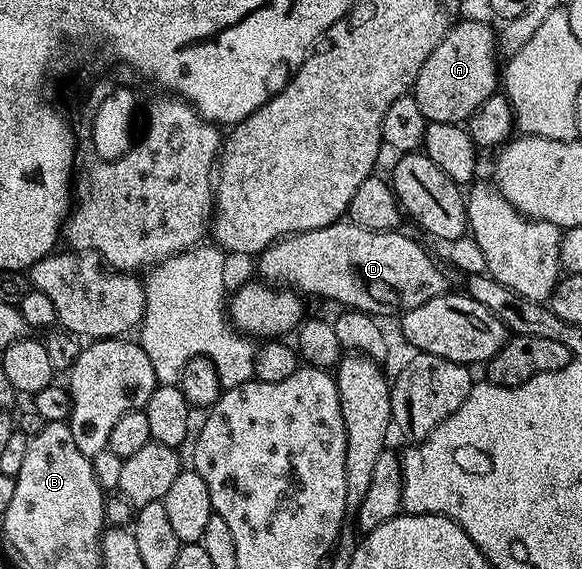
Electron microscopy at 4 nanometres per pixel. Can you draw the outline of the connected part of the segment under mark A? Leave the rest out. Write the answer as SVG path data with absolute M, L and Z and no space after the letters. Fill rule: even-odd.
M461 21L450 26L444 39L436 43L436 51L424 59L420 75L416 75L412 96L420 103L427 122L465 123L476 107L499 88L500 54L495 30L482 21Z

